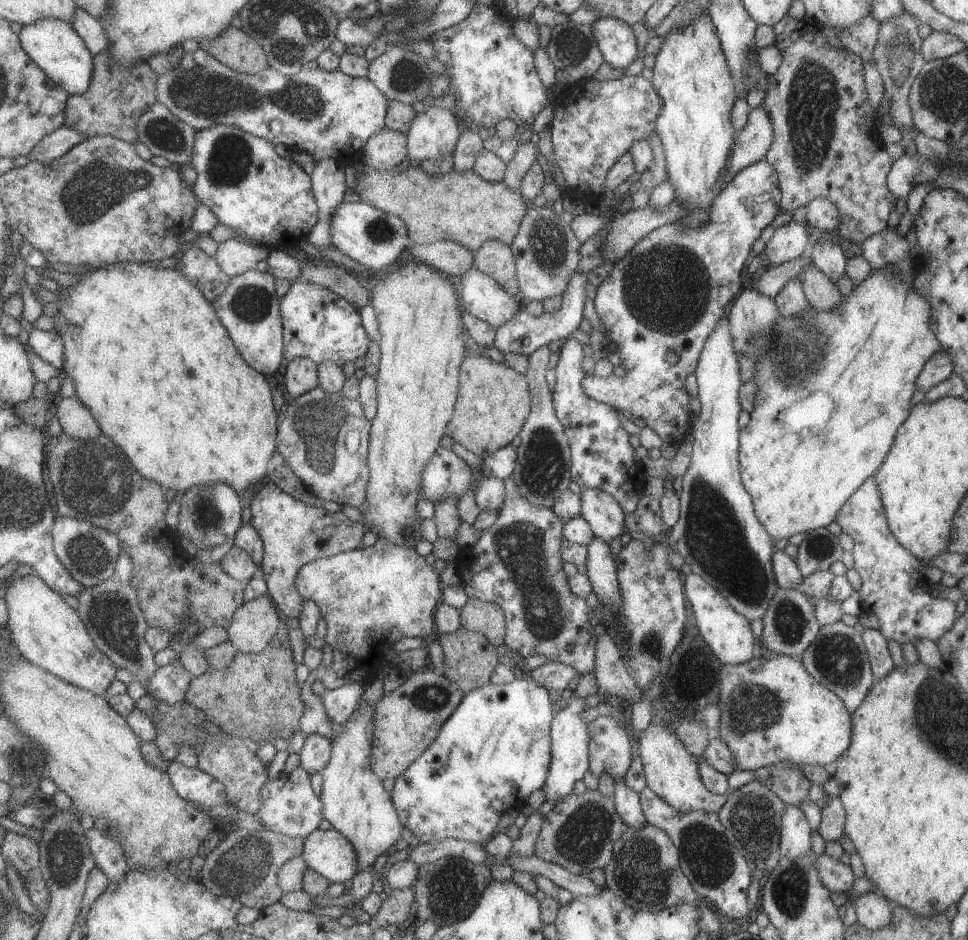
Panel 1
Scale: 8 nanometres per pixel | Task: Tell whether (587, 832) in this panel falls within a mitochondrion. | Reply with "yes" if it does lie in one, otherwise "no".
yes

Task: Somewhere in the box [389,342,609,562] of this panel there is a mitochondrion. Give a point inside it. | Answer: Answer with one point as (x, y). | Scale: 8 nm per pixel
(543, 466)

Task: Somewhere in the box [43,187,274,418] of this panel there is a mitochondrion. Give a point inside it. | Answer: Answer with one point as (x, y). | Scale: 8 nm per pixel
(251, 304)

